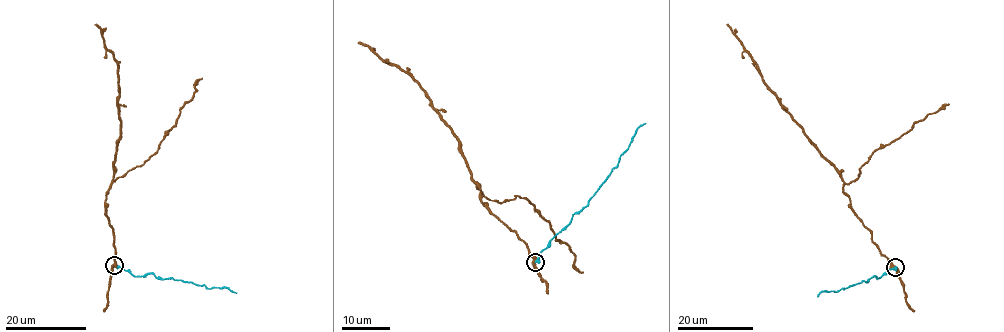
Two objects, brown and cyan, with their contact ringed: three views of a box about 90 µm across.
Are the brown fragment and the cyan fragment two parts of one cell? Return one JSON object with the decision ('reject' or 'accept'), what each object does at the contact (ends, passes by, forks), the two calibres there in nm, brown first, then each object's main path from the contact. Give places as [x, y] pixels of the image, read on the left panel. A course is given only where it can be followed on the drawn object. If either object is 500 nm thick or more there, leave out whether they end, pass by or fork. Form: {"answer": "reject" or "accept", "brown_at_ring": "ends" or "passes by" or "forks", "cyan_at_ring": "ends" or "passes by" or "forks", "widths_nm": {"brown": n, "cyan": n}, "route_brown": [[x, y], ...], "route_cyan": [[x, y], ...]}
{"answer": "reject", "widths_nm": {"brown": 480, "cyan": 550}, "route_brown": [[114, 266], [114, 229], [105, 206], [121, 132], [118, 102], [120, 88], [116, 62], [95, 24]], "route_cyan": [[114, 265], [135, 276], [152, 274], [208, 288], [228, 288], [236, 293]]}

